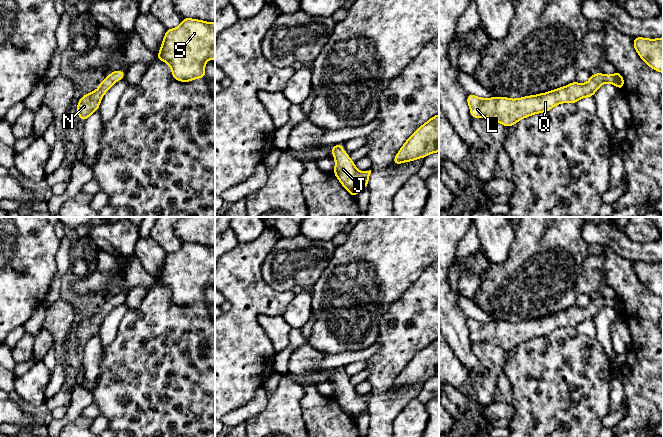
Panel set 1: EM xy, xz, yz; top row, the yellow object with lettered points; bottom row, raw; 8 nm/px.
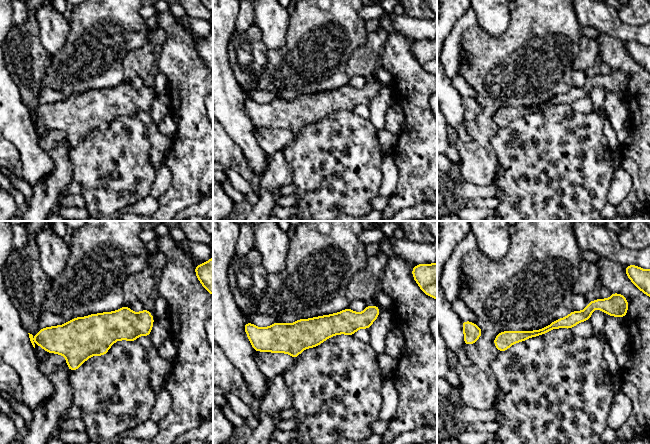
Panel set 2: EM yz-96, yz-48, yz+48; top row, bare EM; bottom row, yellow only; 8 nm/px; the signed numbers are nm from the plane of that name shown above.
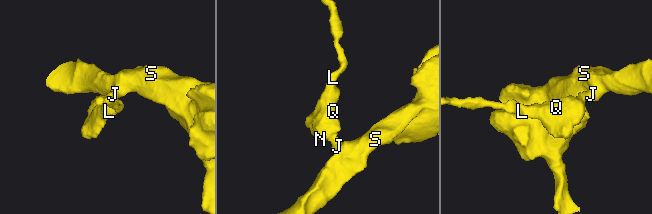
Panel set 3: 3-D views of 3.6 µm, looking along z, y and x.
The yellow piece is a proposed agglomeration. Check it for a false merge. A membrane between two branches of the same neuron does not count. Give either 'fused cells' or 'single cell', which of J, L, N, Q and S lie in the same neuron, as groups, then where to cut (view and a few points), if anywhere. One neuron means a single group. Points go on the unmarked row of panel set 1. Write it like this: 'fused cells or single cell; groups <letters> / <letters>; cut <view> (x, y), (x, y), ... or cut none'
single cell; groups J L N Q S; cut none

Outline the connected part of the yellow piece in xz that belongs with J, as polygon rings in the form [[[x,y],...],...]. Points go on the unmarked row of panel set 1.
[[[335,369],[330,374],[335,381],[334,398],[343,411],[353,420],[356,421],[363,411],[368,411],[368,404],[371,394],[358,395],[355,387],[350,383],[349,378],[343,375],[343,369]]]

